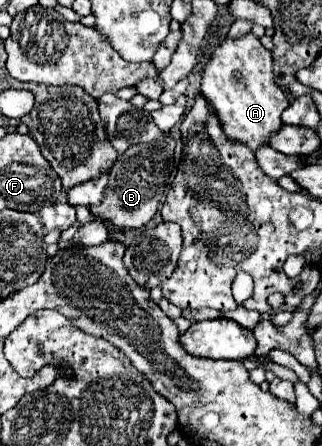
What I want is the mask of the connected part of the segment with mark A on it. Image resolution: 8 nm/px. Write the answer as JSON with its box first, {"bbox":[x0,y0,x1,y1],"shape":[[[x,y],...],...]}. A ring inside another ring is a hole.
{"bbox":[202,33,290,151],"shape":[[[252,33],[238,39],[226,39],[214,49],[212,59],[204,69],[202,95],[214,107],[226,137],[252,151],[270,145],[270,137],[282,127],[280,115],[290,105],[288,95],[274,81],[270,51]],[[234,73],[240,73],[242,79],[236,79]]]}

